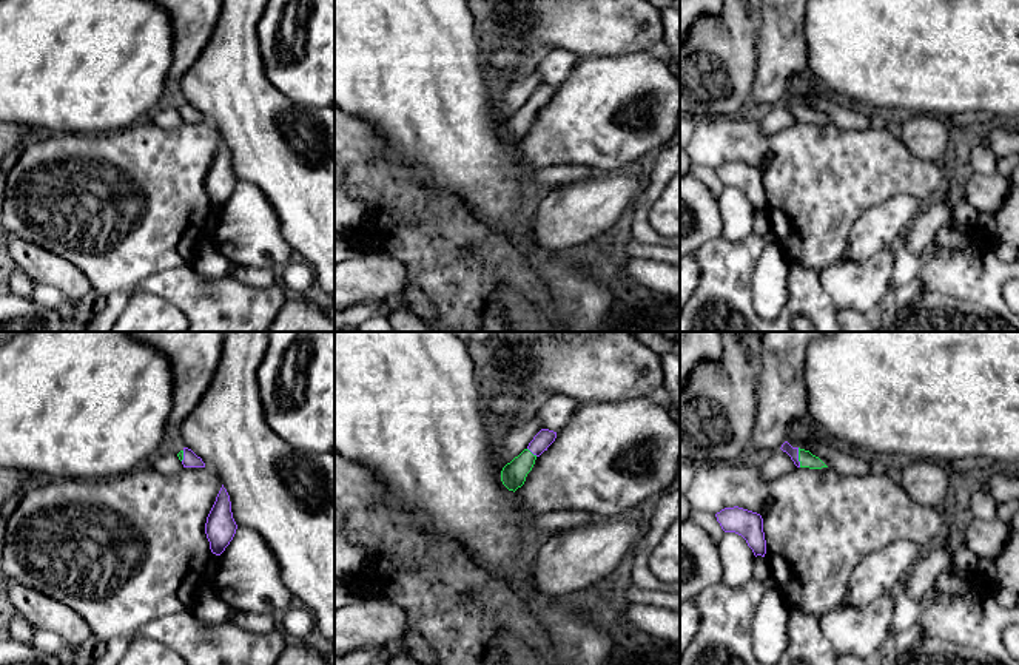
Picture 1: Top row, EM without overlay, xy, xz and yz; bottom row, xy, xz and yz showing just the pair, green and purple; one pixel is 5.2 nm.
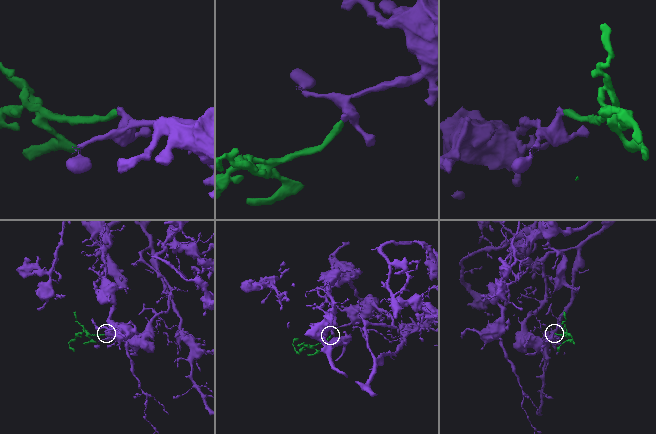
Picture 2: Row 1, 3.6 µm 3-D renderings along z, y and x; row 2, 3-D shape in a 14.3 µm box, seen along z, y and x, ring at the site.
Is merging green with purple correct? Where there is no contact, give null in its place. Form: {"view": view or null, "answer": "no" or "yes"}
{"view": "yz", "answer": "yes"}

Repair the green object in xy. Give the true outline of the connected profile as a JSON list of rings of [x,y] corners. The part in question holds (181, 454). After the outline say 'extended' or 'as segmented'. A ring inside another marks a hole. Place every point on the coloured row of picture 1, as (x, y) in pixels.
[[[183,447],[177,454],[179,460],[182,461],[183,468],[205,468],[205,463],[200,457],[197,457],[191,449]]]; extended

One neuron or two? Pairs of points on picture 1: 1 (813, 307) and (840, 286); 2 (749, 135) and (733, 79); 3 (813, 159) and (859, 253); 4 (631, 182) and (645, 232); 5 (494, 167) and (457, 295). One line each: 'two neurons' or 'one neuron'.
1: two neurons
2: two neurons
3: two neurons
4: two neurons
5: two neurons

